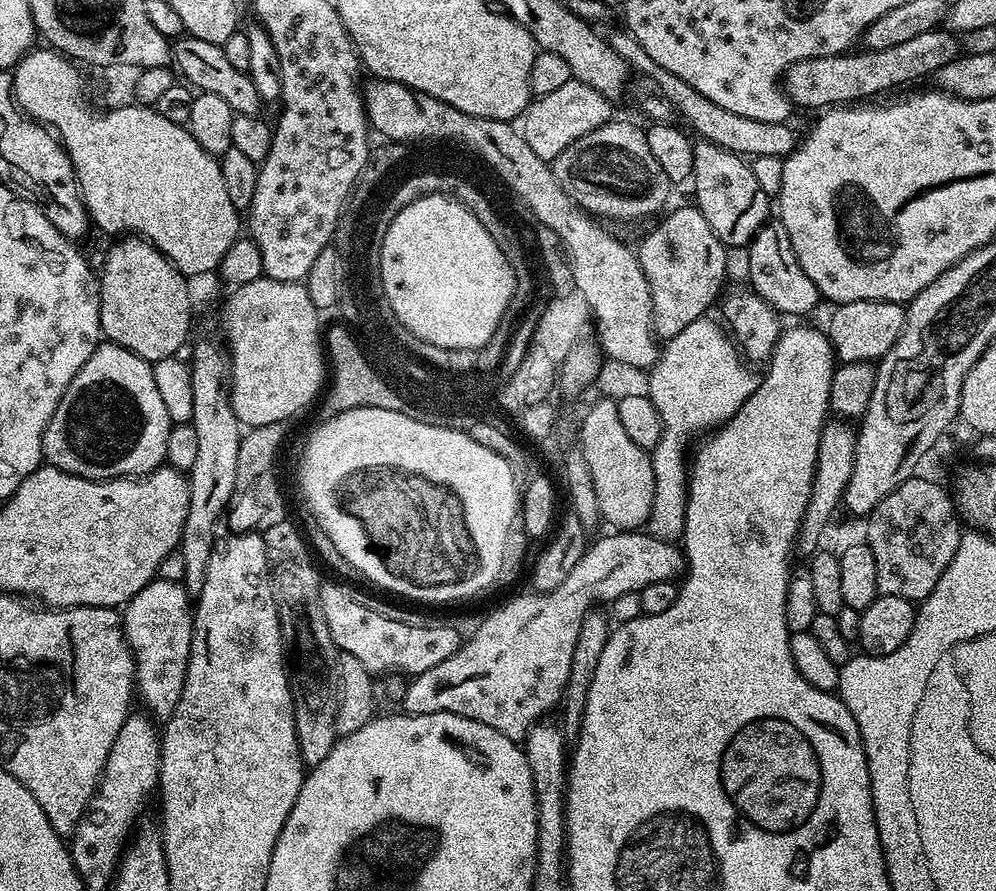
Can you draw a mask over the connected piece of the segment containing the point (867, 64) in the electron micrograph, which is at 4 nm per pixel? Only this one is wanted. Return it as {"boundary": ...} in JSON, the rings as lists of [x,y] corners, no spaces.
{"boundary":[[[931,28],[926,34],[917,34],[898,46],[886,46],[886,50],[849,50],[839,56],[819,56],[808,58],[802,62],[794,62],[782,77],[783,91],[787,92],[793,105],[815,110],[827,110],[837,106],[847,106],[857,102],[876,98],[879,92],[888,92],[891,88],[900,88],[903,84],[912,84],[915,80],[924,80],[933,77],[942,66],[952,61],[960,54],[959,37],[945,28]]]}

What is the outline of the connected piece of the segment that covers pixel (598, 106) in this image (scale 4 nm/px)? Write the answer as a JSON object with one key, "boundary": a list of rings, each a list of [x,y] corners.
{"boundary":[[[581,80],[566,82],[559,90],[551,94],[535,97],[522,113],[522,131],[526,142],[530,142],[530,150],[538,154],[538,158],[551,162],[570,146],[570,142],[578,142],[582,134],[590,134],[590,130],[598,130],[607,120],[613,119],[613,101],[607,100],[598,90],[586,86]]]}

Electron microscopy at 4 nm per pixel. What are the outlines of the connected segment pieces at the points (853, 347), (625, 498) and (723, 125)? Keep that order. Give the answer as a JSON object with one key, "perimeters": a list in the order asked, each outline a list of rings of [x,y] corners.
{"perimeters":[[[[881,300],[866,302],[846,302],[837,304],[831,309],[832,317],[828,320],[826,331],[828,341],[832,343],[832,351],[840,364],[879,362],[892,349],[894,342],[904,329],[905,305]]],[[[603,398],[587,405],[588,413],[580,424],[580,440],[578,446],[584,451],[586,466],[590,466],[590,478],[594,478],[594,491],[597,494],[600,515],[609,520],[616,530],[640,530],[645,527],[650,518],[650,506],[654,506],[654,466],[649,449],[637,446],[623,428],[618,419],[616,400]]],[[[630,31],[607,33],[606,39],[609,46],[628,63],[629,69],[635,73],[641,72],[652,83],[655,91],[675,106],[677,115],[682,120],[684,118],[685,122],[700,135],[701,141],[717,144],[725,148],[727,152],[733,152],[734,155],[745,158],[762,154],[786,157],[796,149],[798,135],[796,136],[795,130],[791,128],[791,123],[754,122],[752,118],[742,118],[742,114],[730,114],[730,110],[722,110],[722,106],[710,102],[706,94],[698,94],[698,90],[690,86],[690,82],[682,82],[678,74],[670,74],[670,70],[658,66],[658,62],[654,62],[654,58],[650,58],[650,54],[642,50],[642,42],[638,42],[638,38],[634,38],[634,34]]]]}

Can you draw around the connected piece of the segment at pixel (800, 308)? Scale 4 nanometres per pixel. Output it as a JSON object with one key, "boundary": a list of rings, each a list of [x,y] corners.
{"boundary":[[[769,218],[746,247],[750,254],[747,283],[751,291],[761,296],[775,312],[785,317],[804,316],[822,304],[818,286],[814,286],[814,282],[806,278],[806,270],[802,270],[798,258],[792,252],[790,234],[786,234],[786,226],[782,226],[778,218]]]}

